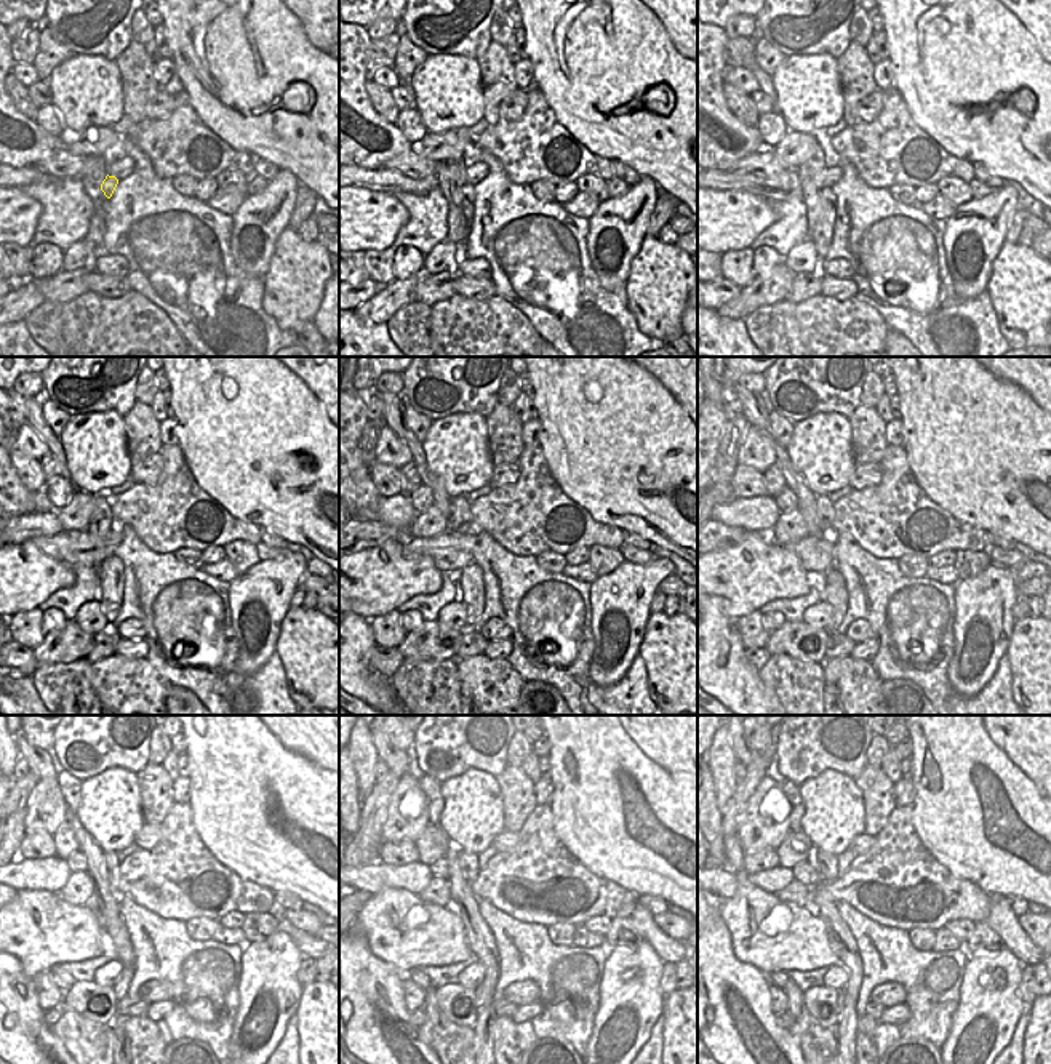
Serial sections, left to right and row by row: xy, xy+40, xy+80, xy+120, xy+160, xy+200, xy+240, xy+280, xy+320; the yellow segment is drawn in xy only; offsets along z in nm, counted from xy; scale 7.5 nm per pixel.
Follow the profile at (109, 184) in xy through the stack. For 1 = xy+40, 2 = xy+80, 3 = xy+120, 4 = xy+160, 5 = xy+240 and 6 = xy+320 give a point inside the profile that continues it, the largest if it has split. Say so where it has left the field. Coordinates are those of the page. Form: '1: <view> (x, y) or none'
1: xy+40 (467, 189)
2: xy+80 (823, 234)
3: xy+120 (111, 572)
4: xy+160 (469, 580)
5: xy+240 (120, 988)
6: xy+320 (842, 994)

